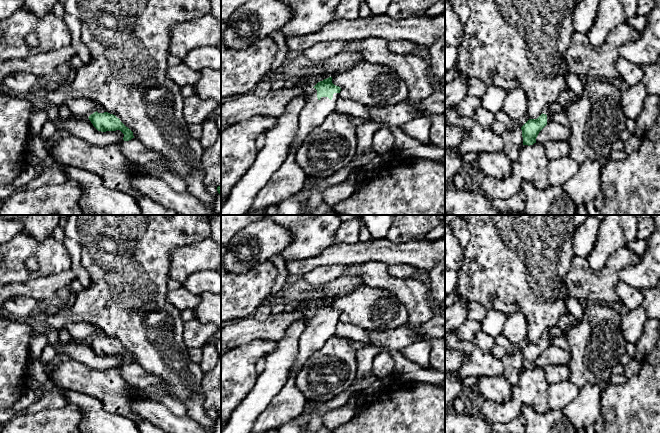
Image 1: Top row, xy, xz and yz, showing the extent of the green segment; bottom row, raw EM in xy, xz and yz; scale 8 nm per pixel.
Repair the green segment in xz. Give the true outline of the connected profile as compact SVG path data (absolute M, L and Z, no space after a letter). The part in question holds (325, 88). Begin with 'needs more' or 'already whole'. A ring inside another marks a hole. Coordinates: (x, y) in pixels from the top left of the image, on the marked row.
needs more; M332 77L318 82L298 118L298 129L289 151L296 152L309 133L321 125L331 112L340 97L341 88L332 83Z

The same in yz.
needs more; M559 102L552 103L547 107L537 119L529 119L522 127L523 145L533 145L539 132L553 121L555 114L564 112L565 109Z

